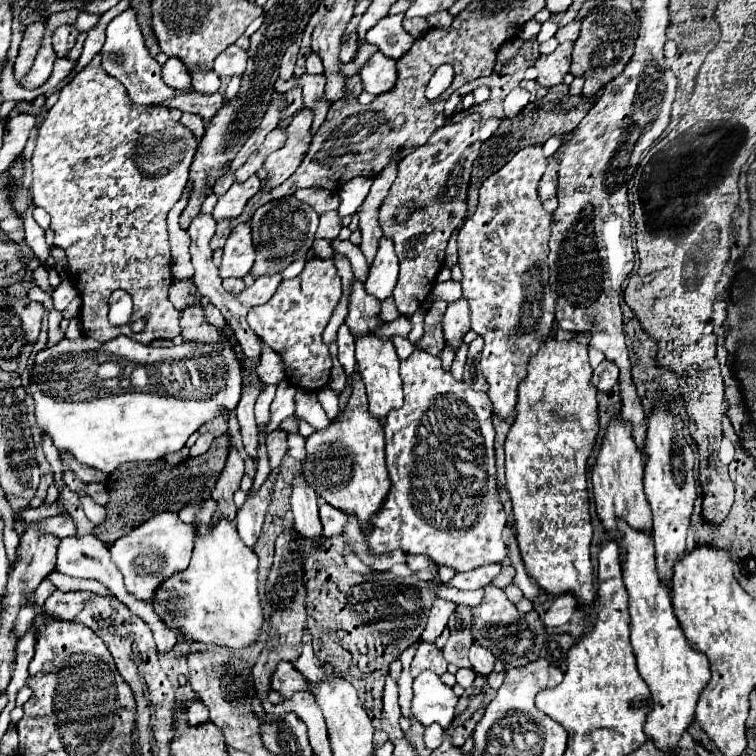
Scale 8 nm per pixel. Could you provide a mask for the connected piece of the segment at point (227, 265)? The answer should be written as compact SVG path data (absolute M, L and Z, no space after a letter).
M238 224L226 240L220 276L222 278L228 278L228 276L244 278L254 266L254 260L256 260L256 252L252 244L250 224Z

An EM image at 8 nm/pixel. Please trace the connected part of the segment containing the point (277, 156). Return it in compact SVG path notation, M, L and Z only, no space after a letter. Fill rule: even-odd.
M302 108L292 118L290 126L286 128L288 132L286 146L270 154L270 158L264 162L264 168L268 172L268 178L264 180L264 188L276 188L284 180L288 180L288 176L292 176L294 170L302 164L308 146L312 142L312 132L310 132L312 120L314 120L314 112L308 108Z

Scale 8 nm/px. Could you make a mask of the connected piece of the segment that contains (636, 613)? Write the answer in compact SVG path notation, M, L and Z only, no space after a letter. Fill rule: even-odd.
M618 522L620 532L624 532L622 546L626 548L626 560L622 564L624 586L630 596L630 630L632 630L632 646L638 660L638 672L642 680L648 684L652 694L652 712L644 722L644 734L654 742L654 746L662 752L676 752L682 734L694 722L696 704L710 682L710 666L704 654L698 654L686 638L682 638L682 628L672 612L670 590L662 586L656 574L654 562L654 542L648 534L636 532L626 526L626 522Z

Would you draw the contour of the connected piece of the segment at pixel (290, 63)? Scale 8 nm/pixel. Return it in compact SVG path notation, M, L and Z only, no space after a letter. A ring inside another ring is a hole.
M294 42L294 44L286 50L286 54L284 54L284 58L282 58L282 66L280 66L280 78L282 78L282 80L290 80L290 78L292 78L298 50L300 50L300 44L298 44L298 42Z

